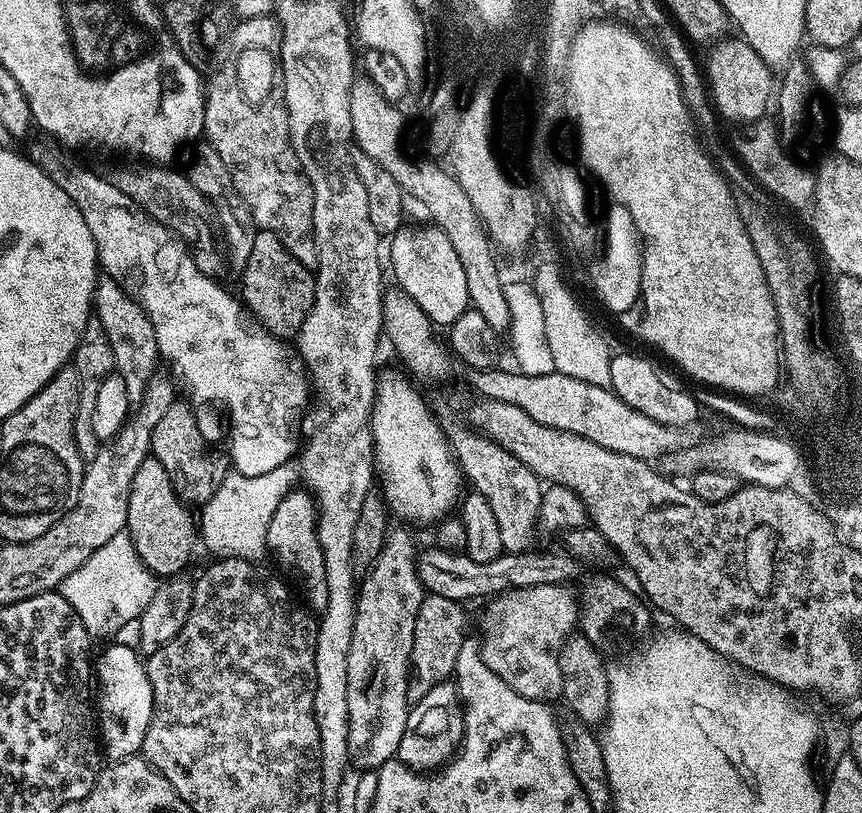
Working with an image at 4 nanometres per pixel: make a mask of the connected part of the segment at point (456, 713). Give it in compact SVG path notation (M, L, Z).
M445 682L434 686L426 698L411 705L408 709L408 721L402 742L398 746L395 759L407 768L417 770L436 770L459 747L464 736L464 711L460 696L456 693L455 683Z

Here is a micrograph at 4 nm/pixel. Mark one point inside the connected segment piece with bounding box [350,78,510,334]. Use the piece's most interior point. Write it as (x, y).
(376, 122)

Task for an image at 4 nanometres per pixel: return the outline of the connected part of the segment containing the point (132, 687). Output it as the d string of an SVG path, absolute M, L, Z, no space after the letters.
M112 644L94 660L94 680L98 688L100 684L98 736L103 751L107 755L109 752L113 761L135 756L143 749L152 717L152 687L148 669L141 653L133 645L132 648L128 644Z

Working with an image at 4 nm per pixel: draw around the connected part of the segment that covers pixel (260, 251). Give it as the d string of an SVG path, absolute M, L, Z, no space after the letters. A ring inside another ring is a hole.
M257 231L253 246L244 264L243 303L249 312L269 330L289 328L292 334L299 333L306 314L314 306L316 277L313 269L302 266L290 250L278 238L278 234Z

